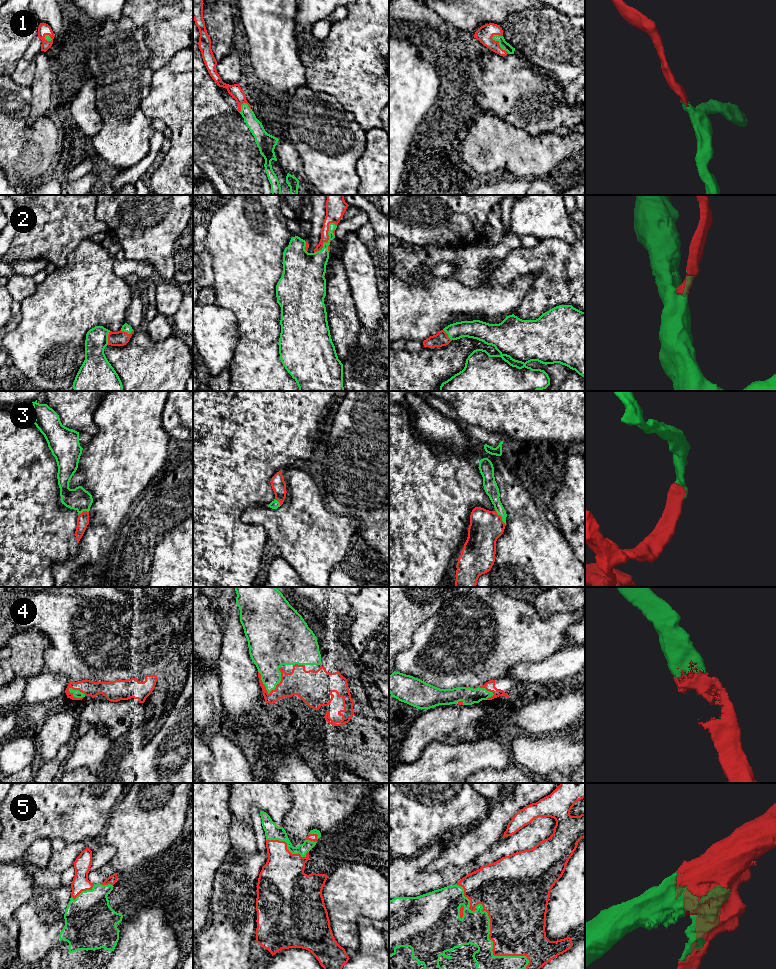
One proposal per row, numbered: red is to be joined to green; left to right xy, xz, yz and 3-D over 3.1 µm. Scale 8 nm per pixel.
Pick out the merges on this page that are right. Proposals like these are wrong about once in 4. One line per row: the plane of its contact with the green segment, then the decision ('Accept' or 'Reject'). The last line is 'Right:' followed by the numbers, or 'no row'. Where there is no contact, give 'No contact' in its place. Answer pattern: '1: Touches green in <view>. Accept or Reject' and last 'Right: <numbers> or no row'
1: Touches green in yz. Accept
2: Touches green in xz. Accept
3: Touches green in yz. Accept
4: Touches green in xz. Accept
5: Touches green in yz. Accept
Right: 1, 2, 3, 4, 5

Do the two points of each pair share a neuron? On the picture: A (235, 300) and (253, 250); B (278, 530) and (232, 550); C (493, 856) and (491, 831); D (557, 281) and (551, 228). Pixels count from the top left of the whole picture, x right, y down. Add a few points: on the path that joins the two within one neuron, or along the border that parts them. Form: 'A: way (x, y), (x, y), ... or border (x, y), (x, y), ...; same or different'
A: way (245, 288), (247, 262); same
B: border (246, 524), (257, 524), (265, 532), (268, 541); different
C: border (500, 838), (473, 859); different
D: border (540, 239), (560, 238), (574, 243); different

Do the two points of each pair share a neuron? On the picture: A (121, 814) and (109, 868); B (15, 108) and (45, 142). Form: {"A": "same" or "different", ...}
{"A": "same", "B": "same"}

